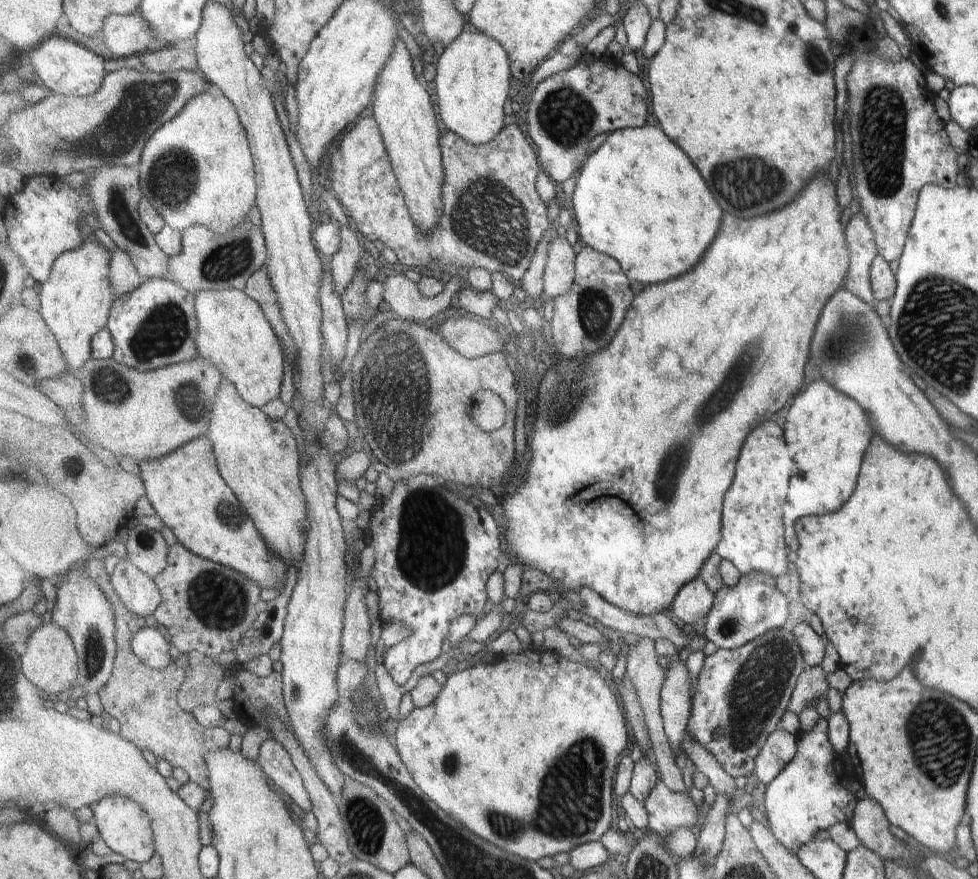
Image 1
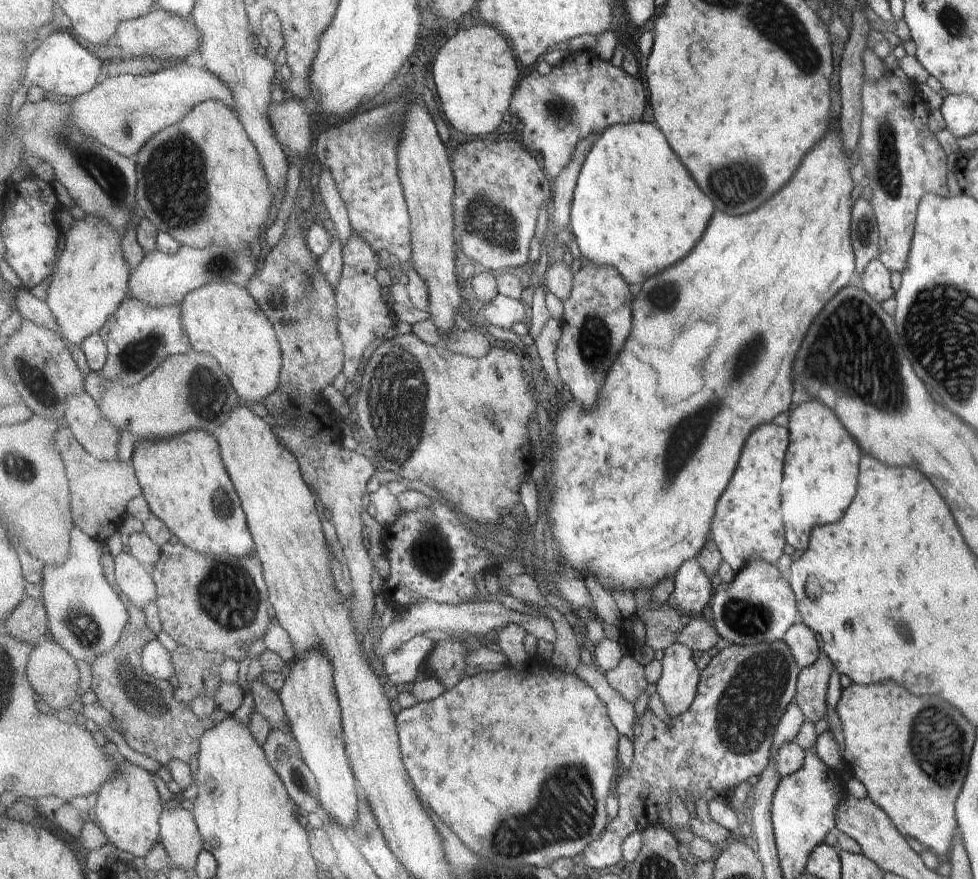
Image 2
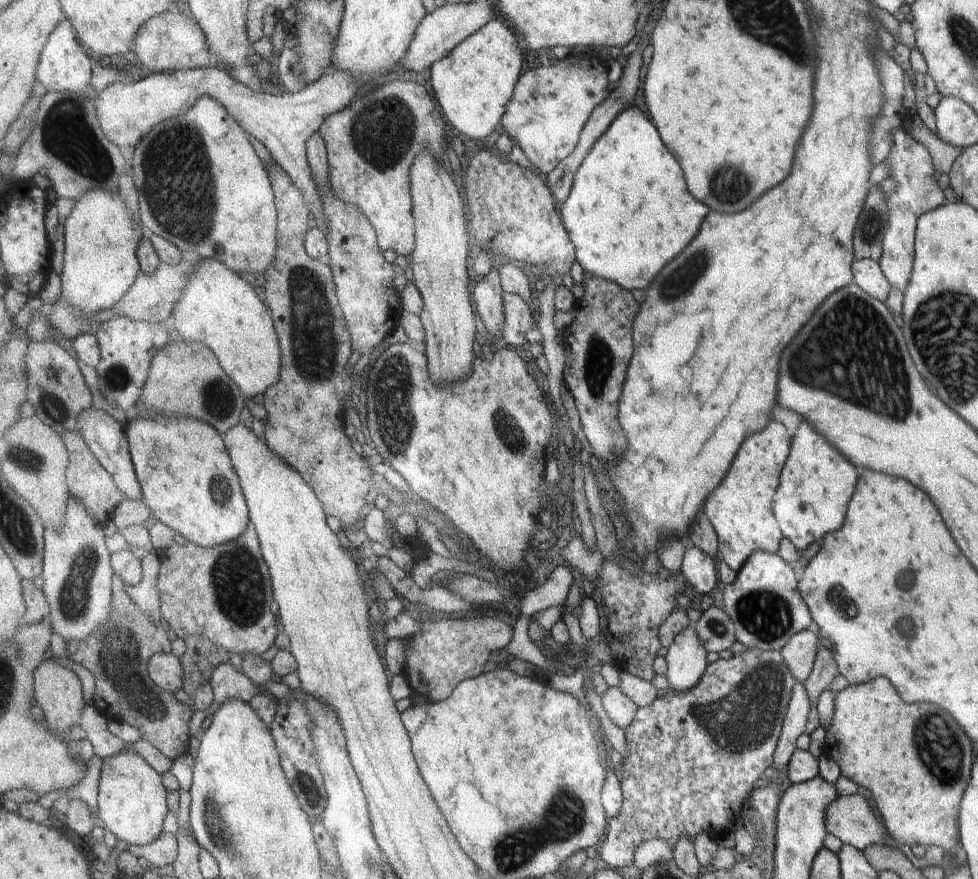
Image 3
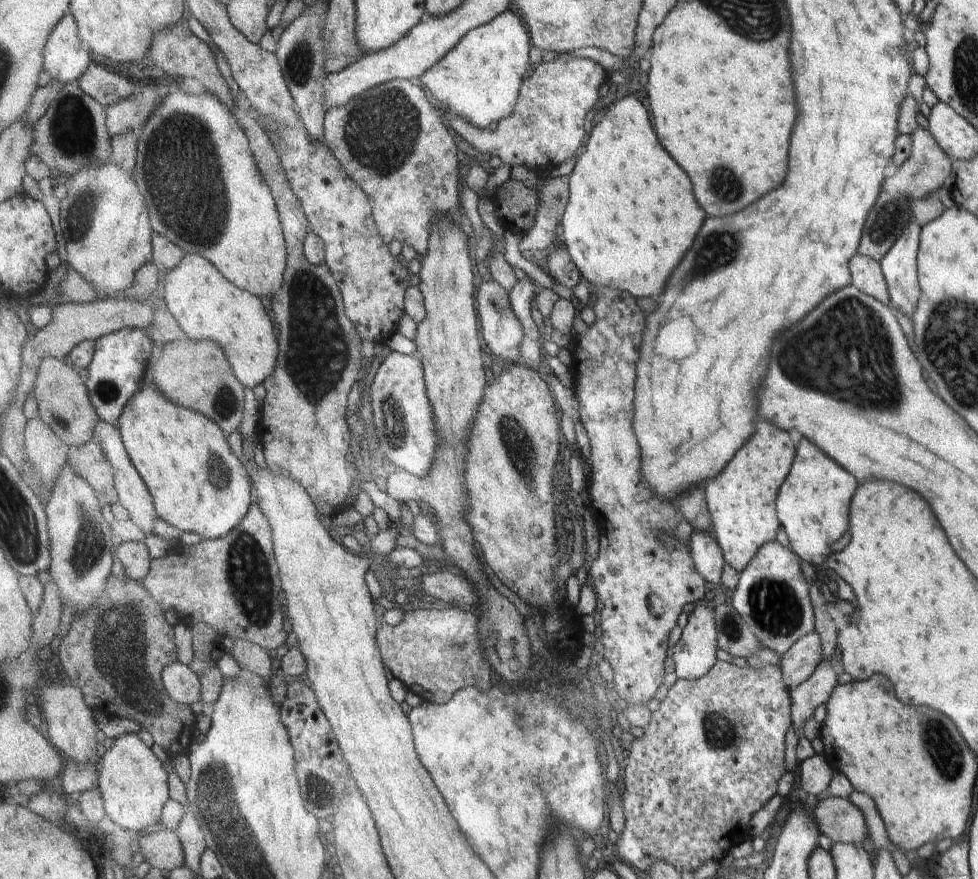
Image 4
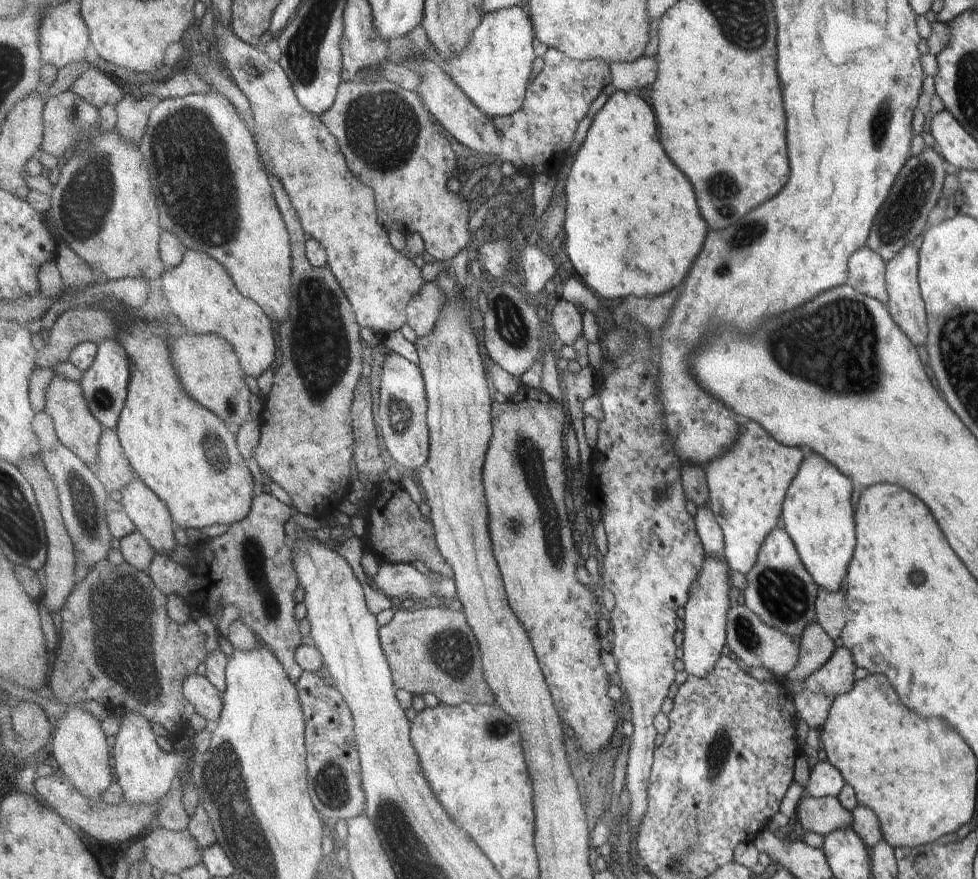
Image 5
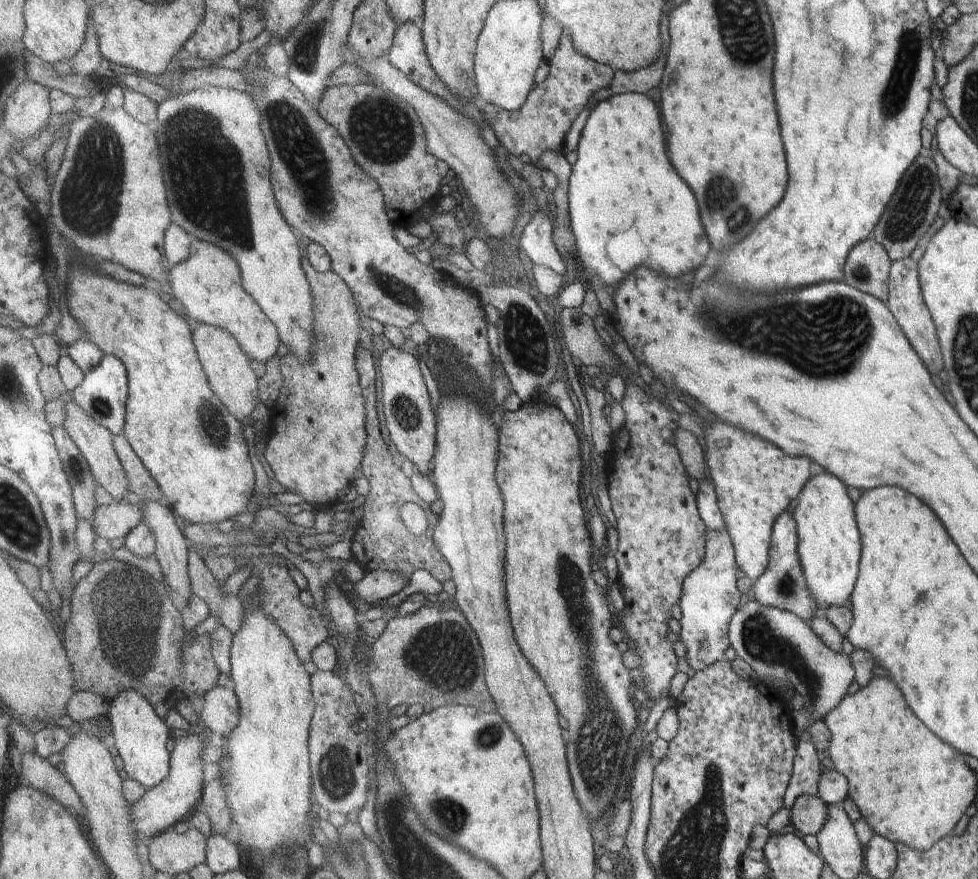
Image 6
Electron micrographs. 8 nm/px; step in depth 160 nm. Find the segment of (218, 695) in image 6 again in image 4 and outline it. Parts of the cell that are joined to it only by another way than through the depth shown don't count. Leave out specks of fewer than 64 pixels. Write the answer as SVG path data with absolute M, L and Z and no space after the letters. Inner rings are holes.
M181 662L166 666L162 672L162 679L169 696L186 705L202 700L202 682L189 665Z

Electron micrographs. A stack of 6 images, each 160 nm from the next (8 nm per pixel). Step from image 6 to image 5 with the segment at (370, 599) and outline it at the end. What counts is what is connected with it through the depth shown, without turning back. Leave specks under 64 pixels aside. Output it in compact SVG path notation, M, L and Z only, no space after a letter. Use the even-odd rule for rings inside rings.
M411 563L379 565L377 573L370 578L375 590L386 597L425 599L429 596L443 596L445 599L458 598L455 579L443 576L427 576L421 574Z

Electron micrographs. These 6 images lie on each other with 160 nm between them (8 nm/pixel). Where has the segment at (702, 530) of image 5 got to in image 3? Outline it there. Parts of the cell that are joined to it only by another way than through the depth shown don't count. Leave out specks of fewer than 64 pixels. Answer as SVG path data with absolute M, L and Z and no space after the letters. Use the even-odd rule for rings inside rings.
M692 545L686 550L682 571L688 580L687 584L690 584L697 594L711 594L719 587L721 580L717 560L718 558L713 558Z

